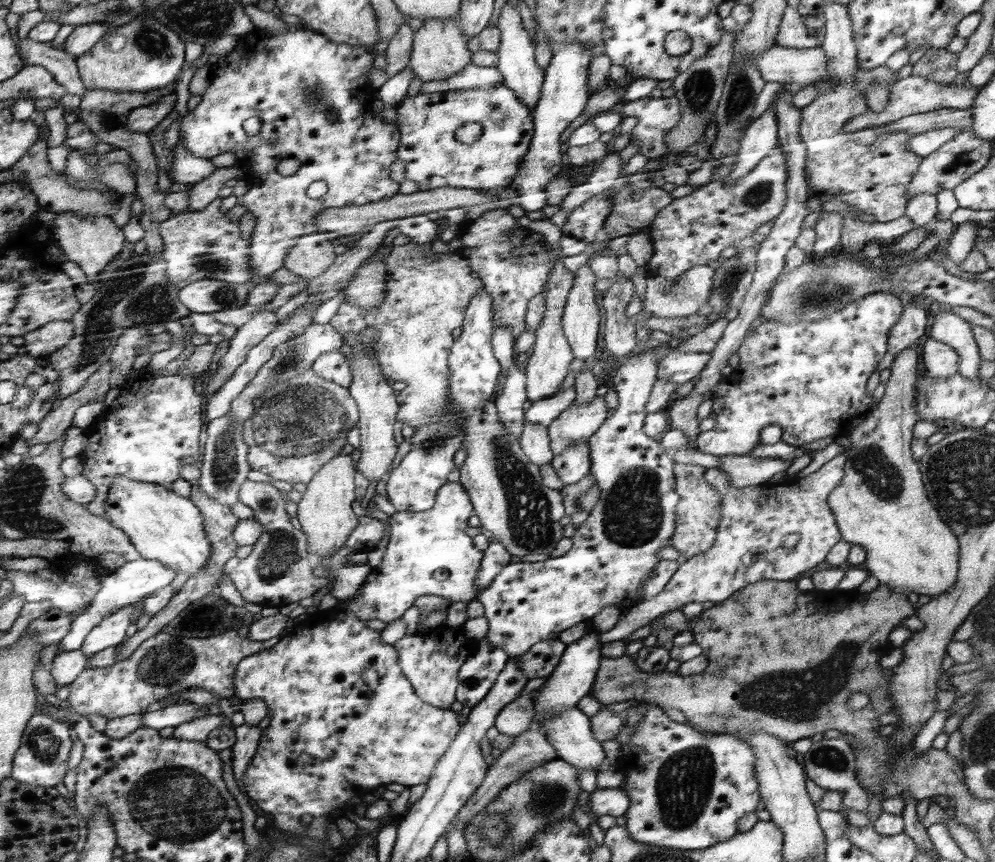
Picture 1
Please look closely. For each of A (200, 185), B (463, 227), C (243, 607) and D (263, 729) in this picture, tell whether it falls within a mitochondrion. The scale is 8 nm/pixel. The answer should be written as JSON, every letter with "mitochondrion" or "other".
{"A":"other","B":"other","C":"other","D":"other"}

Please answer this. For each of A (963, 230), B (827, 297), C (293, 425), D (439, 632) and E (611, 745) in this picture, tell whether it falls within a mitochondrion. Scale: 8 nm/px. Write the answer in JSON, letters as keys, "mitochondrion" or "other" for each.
{"A":"other","B":"mitochondrion","C":"mitochondrion","D":"other","E":"other"}

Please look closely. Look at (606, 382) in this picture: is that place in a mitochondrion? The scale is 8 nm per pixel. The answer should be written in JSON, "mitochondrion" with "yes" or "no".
{"mitochondrion":"no"}

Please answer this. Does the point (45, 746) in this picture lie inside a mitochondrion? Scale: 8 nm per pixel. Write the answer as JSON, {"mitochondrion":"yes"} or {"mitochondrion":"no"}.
{"mitochondrion":"yes"}

